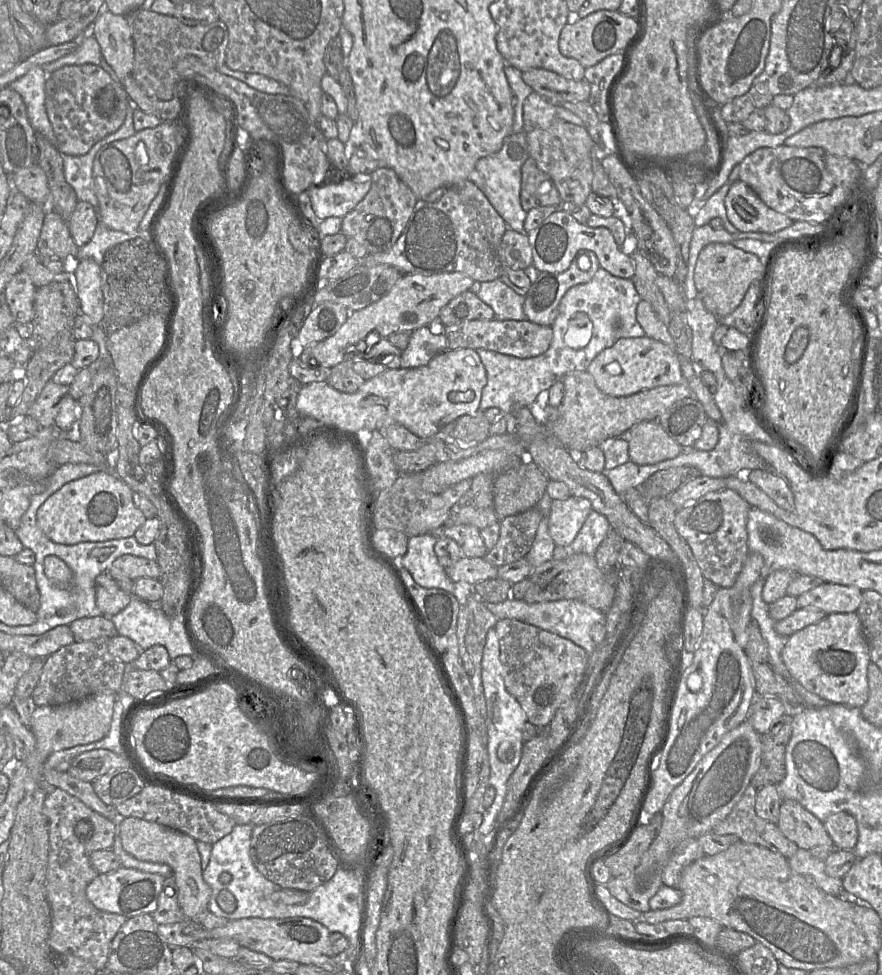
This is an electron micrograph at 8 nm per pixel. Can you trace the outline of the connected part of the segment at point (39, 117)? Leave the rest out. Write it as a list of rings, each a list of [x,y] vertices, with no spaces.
[[[36,66],[8,87],[18,92],[23,98],[29,122],[35,132],[46,137],[56,147],[56,136],[45,106],[47,77],[45,68]]]

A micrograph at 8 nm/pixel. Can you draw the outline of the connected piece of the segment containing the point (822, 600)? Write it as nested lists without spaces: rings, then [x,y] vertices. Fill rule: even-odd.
[[[823,582],[797,597],[798,608],[818,608],[827,615],[856,612],[862,601],[862,591],[856,586]]]

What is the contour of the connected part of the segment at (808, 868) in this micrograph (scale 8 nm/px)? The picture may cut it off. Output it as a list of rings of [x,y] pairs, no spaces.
[[[799,848],[788,858],[788,864],[795,873],[808,877],[824,892],[846,898],[842,879],[829,876],[825,870],[825,861],[814,857],[809,850]]]

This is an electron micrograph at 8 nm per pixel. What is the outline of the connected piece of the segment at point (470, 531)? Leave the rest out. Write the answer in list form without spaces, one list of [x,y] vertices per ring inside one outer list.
[[[473,525],[442,526],[439,531],[434,531],[433,534],[438,538],[447,537],[457,542],[462,555],[468,558],[483,558],[488,552],[480,535],[480,529]]]

